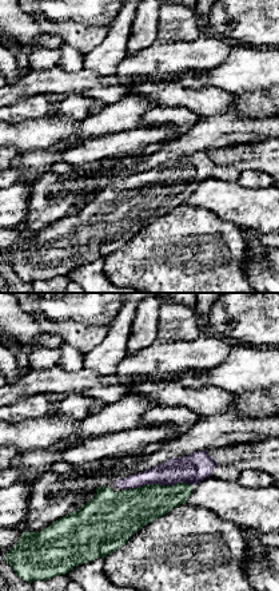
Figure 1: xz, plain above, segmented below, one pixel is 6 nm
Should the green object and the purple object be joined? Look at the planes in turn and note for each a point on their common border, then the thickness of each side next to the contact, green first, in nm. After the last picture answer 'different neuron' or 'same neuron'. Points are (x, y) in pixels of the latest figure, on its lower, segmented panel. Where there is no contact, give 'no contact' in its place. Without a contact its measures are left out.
meets green at (158, 484); 260 nm thick on the green side, 180 nm on the other

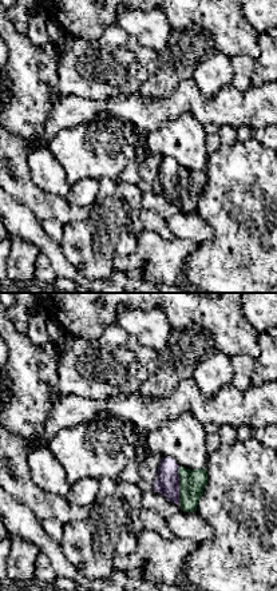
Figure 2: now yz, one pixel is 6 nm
meets green at (179, 486); 160 nm thick on the green side, 140 nm on the other

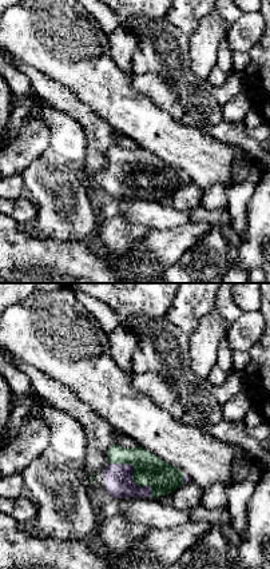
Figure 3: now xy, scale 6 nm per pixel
meets green at (132, 474); 180 nm thick on the green side, 160 nm on the other

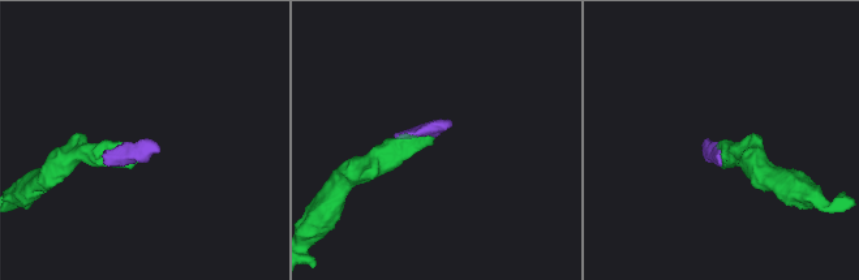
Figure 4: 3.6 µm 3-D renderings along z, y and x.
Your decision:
same neuron

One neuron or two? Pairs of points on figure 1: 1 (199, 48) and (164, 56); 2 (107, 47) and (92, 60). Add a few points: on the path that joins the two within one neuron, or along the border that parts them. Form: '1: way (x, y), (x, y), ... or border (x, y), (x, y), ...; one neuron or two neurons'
1: way (191, 55), (172, 56); one neuron
2: way (103, 51), (96, 58); one neuron

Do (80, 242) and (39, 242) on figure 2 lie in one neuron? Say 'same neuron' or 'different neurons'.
different neurons

